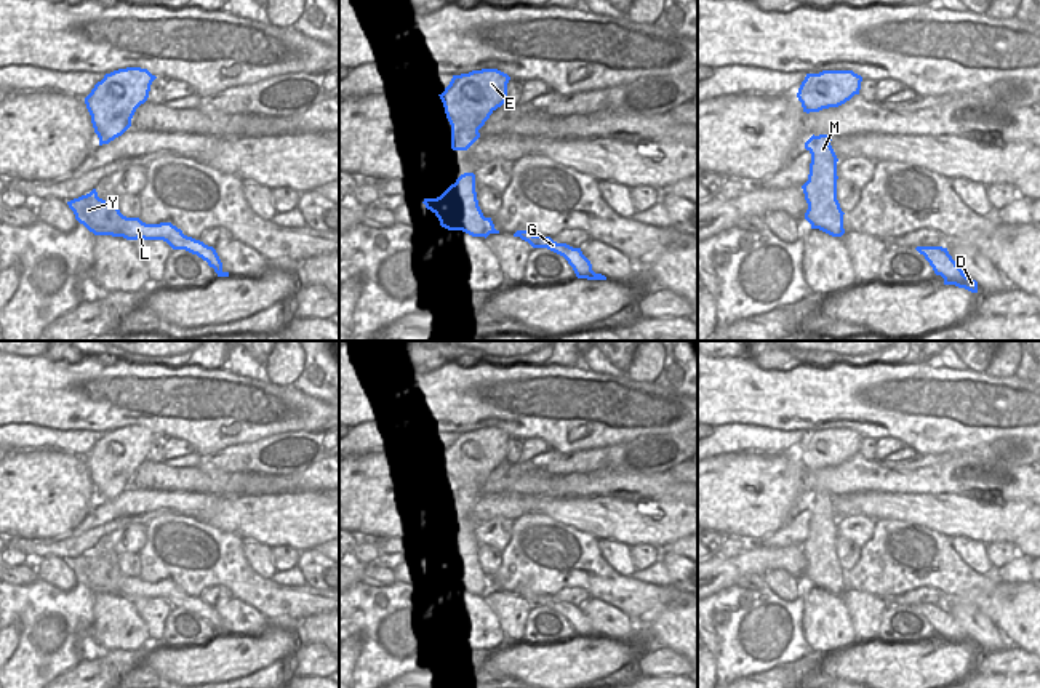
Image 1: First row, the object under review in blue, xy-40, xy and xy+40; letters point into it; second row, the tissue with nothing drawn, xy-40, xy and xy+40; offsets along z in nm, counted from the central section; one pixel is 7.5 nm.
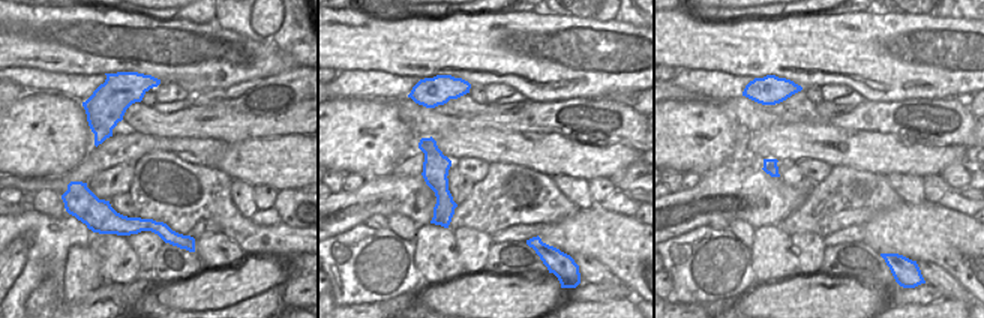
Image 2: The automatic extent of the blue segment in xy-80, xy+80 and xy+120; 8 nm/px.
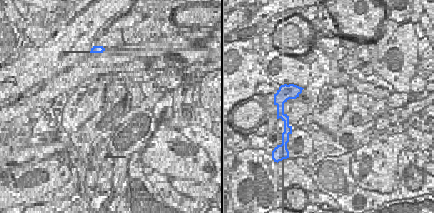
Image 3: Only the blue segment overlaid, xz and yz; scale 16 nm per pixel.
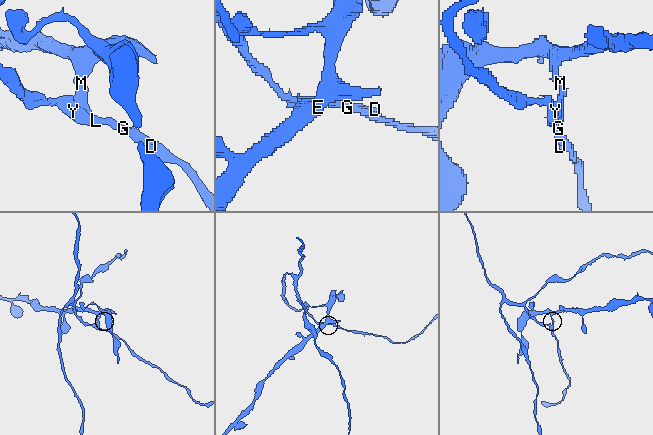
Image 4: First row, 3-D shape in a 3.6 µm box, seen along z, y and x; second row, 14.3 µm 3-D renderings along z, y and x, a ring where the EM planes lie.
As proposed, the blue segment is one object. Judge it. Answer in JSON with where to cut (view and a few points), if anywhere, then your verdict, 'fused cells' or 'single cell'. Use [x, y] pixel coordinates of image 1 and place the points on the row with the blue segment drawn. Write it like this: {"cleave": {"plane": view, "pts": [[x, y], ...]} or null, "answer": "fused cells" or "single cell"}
{"cleave": {"plane": "xy", "pts": [[452, 133], [458, 136], [466, 132], [476, 140]]}, "answer": "fused cells"}

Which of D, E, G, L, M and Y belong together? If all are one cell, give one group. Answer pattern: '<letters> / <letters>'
D G L M Y / E

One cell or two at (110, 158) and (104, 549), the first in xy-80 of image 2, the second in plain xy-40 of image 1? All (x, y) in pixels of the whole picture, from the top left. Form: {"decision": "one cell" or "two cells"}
{"decision": "two cells"}

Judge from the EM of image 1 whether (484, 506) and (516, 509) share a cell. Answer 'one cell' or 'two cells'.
one cell

